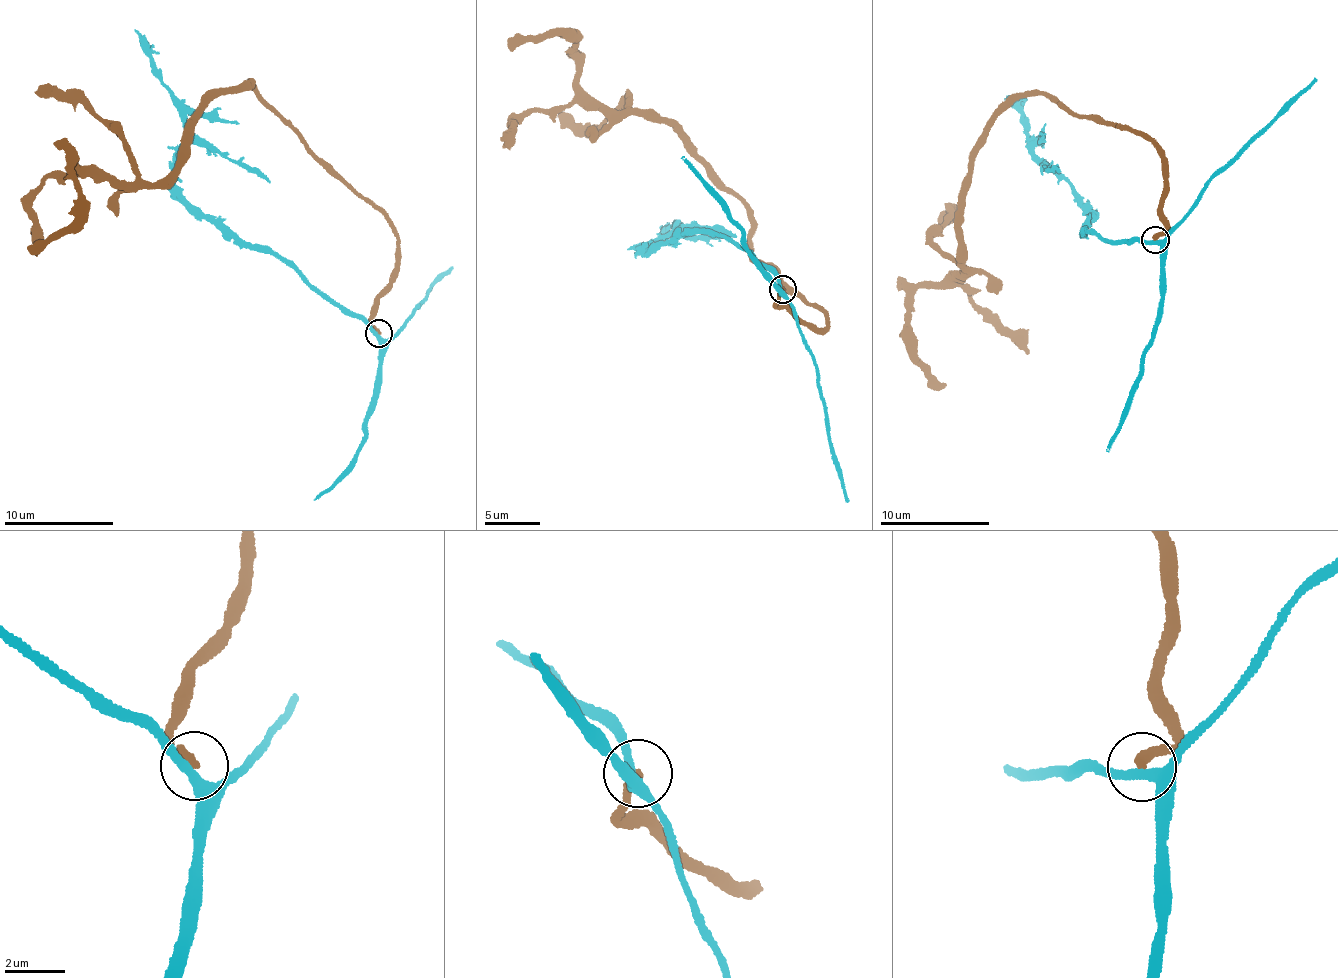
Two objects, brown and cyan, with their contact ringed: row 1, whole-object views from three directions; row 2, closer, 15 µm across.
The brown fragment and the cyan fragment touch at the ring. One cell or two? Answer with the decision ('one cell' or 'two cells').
two cells

